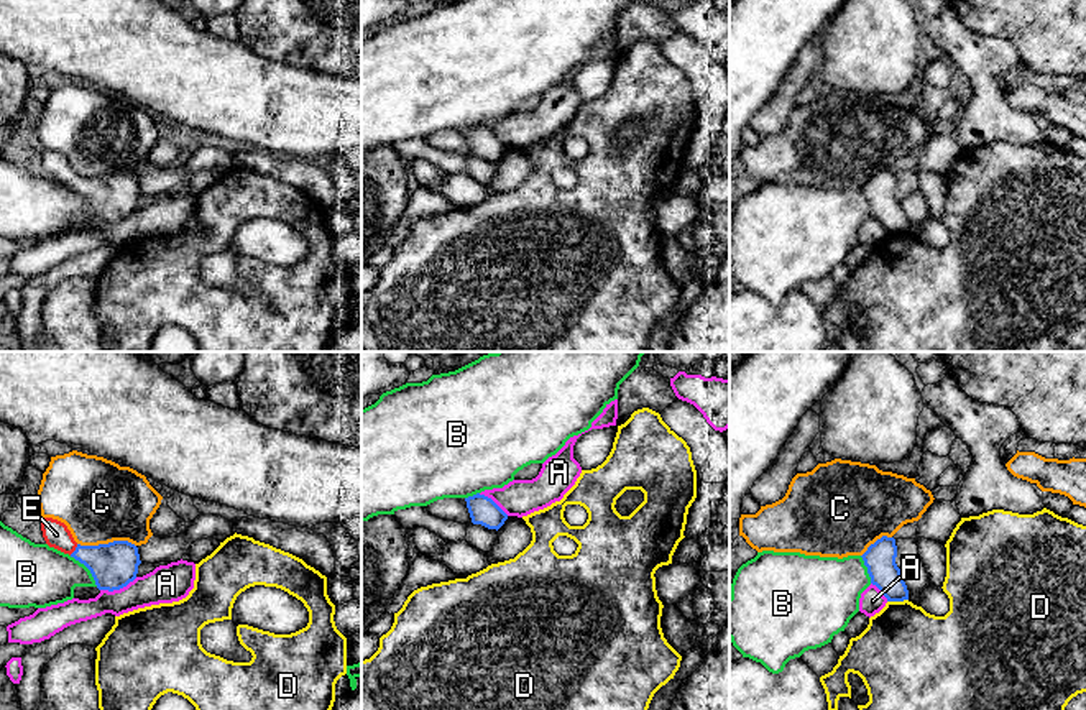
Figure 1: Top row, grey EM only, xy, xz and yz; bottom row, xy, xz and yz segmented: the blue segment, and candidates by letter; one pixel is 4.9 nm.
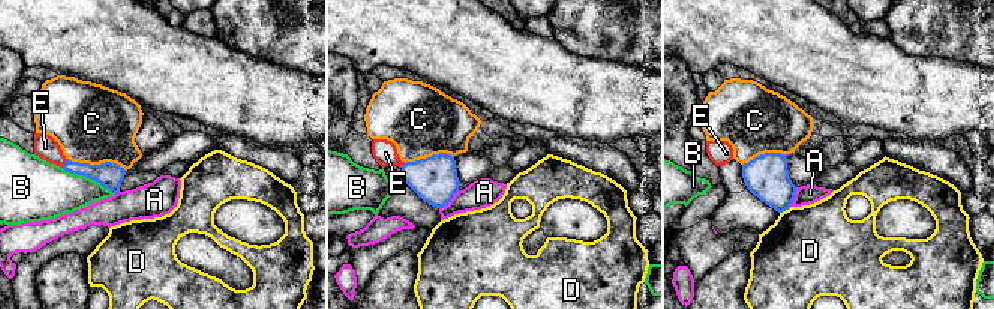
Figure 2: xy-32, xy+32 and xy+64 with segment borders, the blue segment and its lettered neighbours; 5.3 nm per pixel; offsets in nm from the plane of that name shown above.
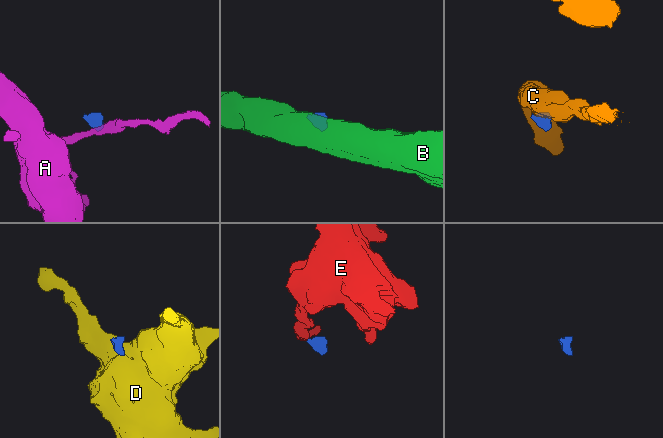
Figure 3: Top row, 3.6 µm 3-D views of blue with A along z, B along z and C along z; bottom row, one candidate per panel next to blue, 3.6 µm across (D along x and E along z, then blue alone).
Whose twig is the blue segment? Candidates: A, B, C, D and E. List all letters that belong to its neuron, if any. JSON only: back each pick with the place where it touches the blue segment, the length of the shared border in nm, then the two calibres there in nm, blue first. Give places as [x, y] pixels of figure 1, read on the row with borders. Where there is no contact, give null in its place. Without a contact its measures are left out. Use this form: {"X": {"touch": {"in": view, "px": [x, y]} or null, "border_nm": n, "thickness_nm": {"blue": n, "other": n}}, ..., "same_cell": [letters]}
{"E": {"touch": {"in": "xy", "px": [76, 549]}, "border_nm": 70, "thickness_nm": {"blue": 220, "other": 130}}, "same_cell": ["E"]}

